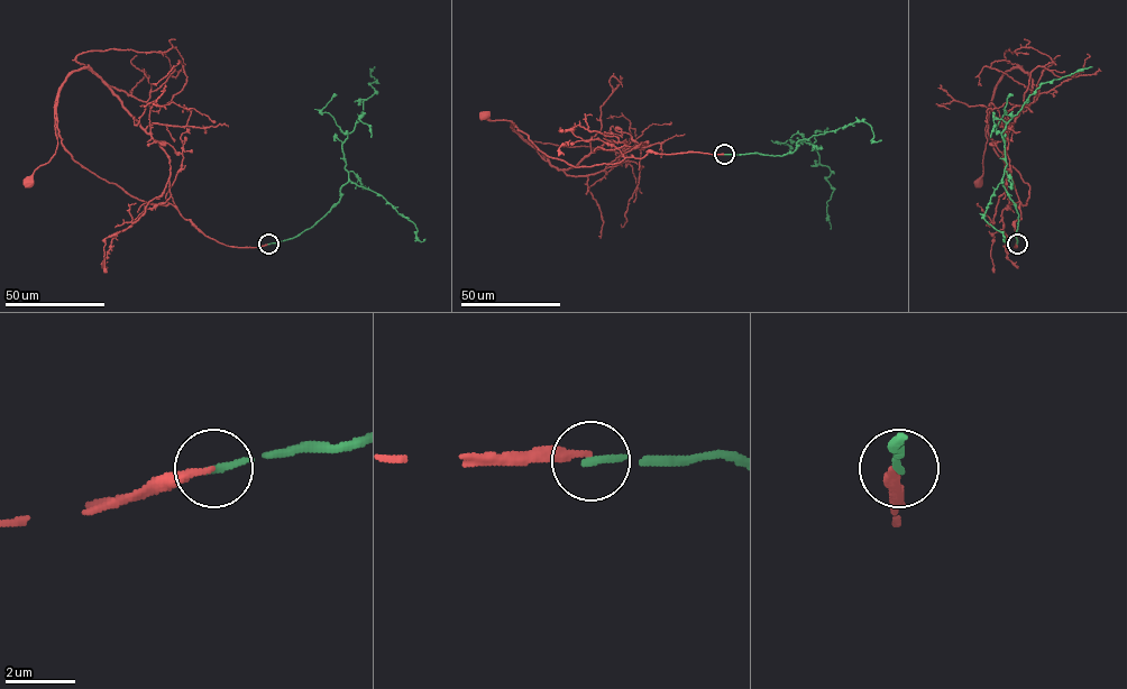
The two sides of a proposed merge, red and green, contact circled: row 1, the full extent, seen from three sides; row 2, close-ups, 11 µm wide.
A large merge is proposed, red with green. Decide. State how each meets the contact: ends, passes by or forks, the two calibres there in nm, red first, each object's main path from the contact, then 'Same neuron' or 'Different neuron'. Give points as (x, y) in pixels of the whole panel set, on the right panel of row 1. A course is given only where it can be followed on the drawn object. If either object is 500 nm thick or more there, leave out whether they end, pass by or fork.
At the ring red ends. At the ring green ends. Thickness 200 nm (red) against 200 nm. Course of red: (1016, 244), (1015, 222), (1029, 186), (995, 149), (990, 110), (977, 182). Course of green: (1017, 244), (1018, 212), (1001, 181), (1006, 164), (1001, 132), (1042, 83), (1091, 66). Different neuron

